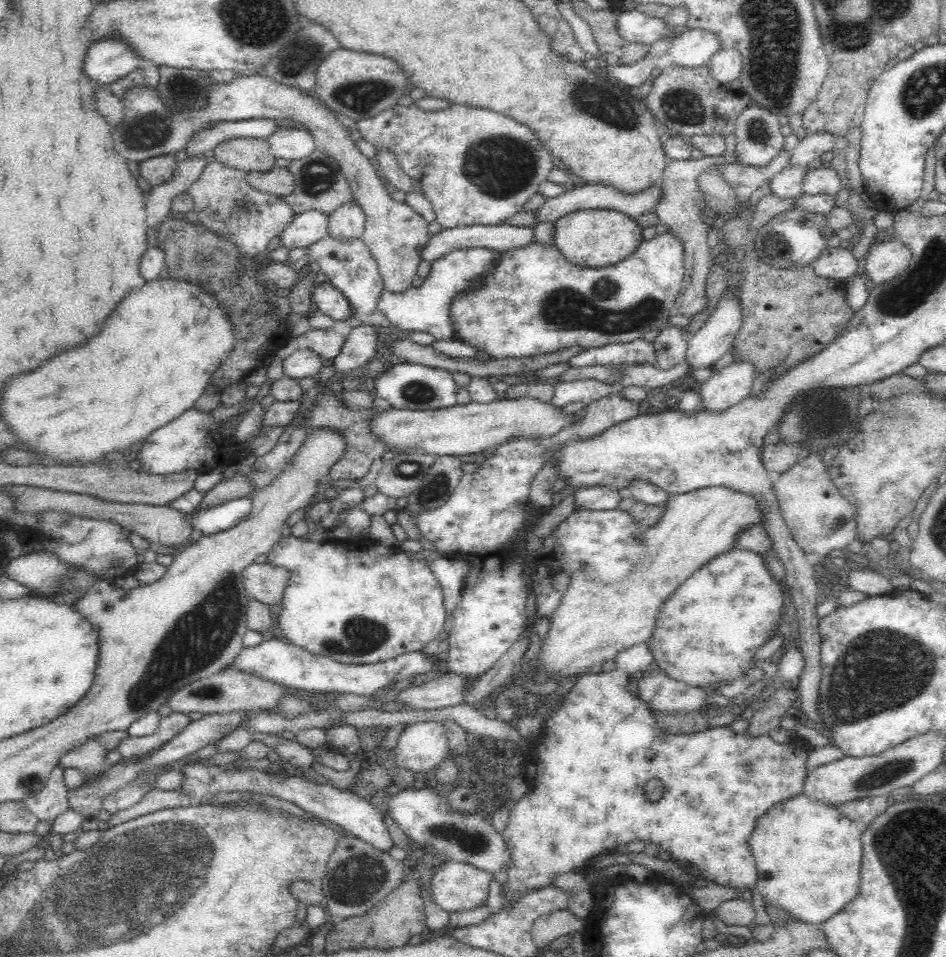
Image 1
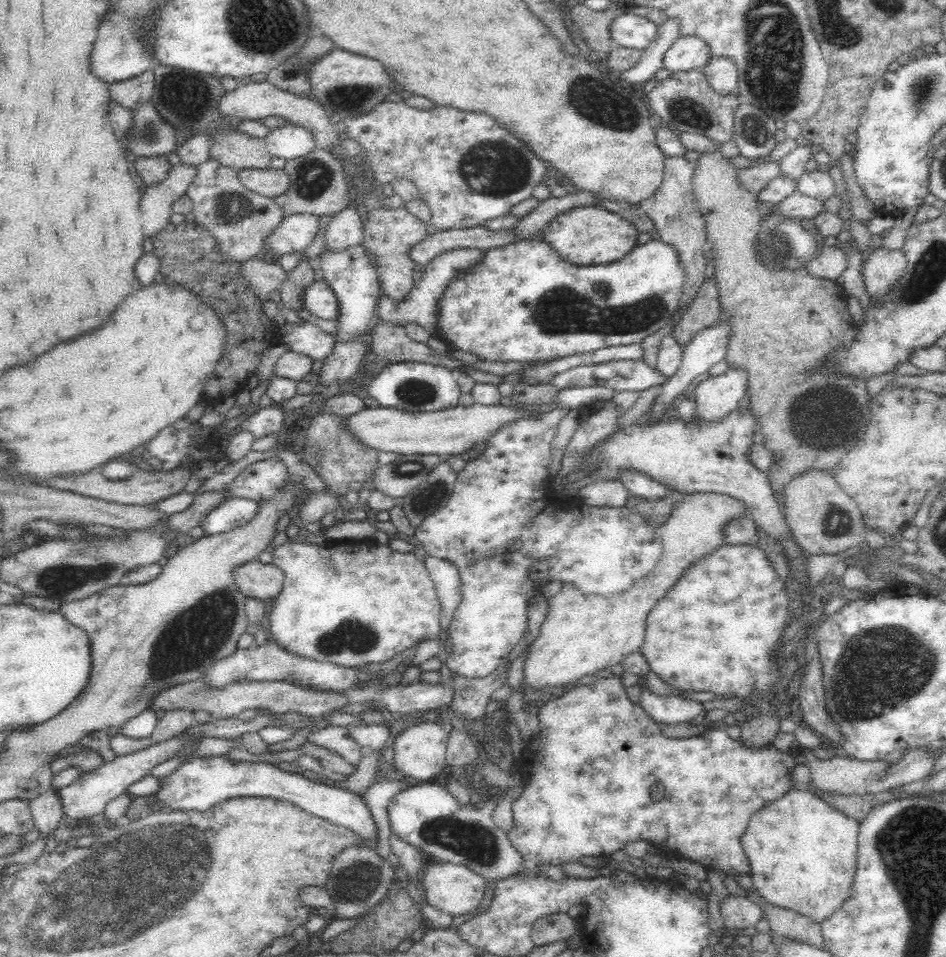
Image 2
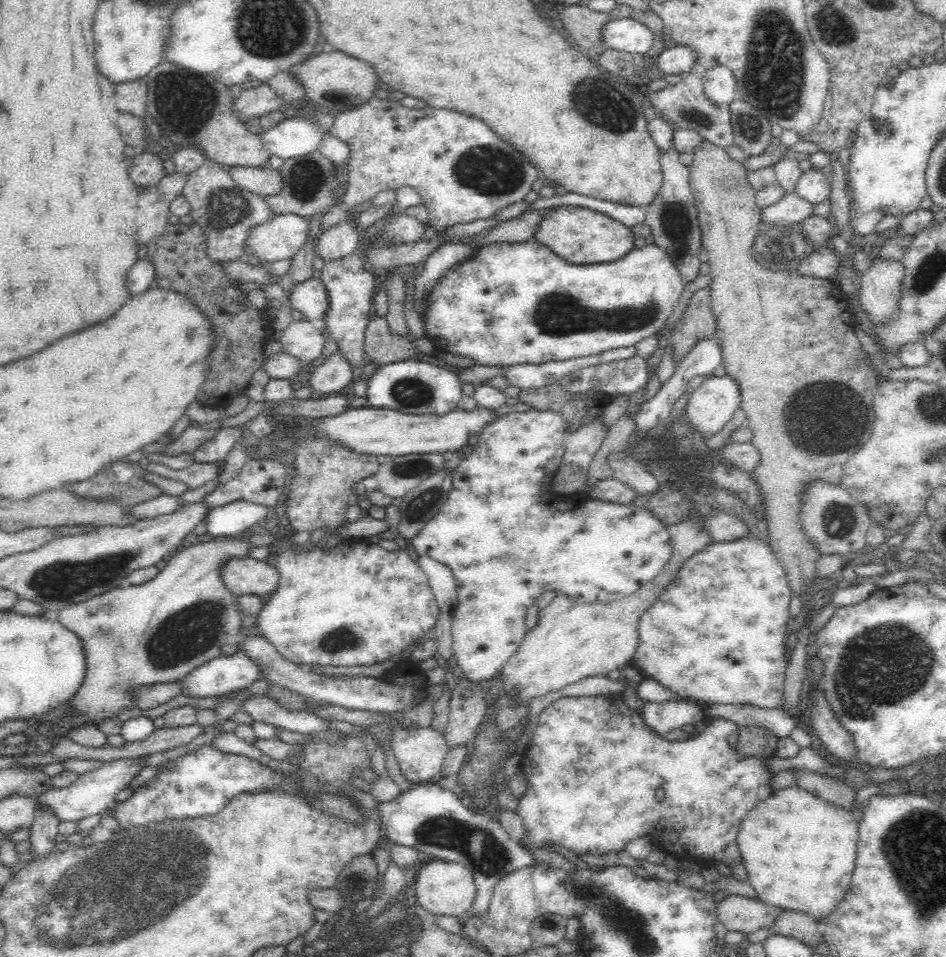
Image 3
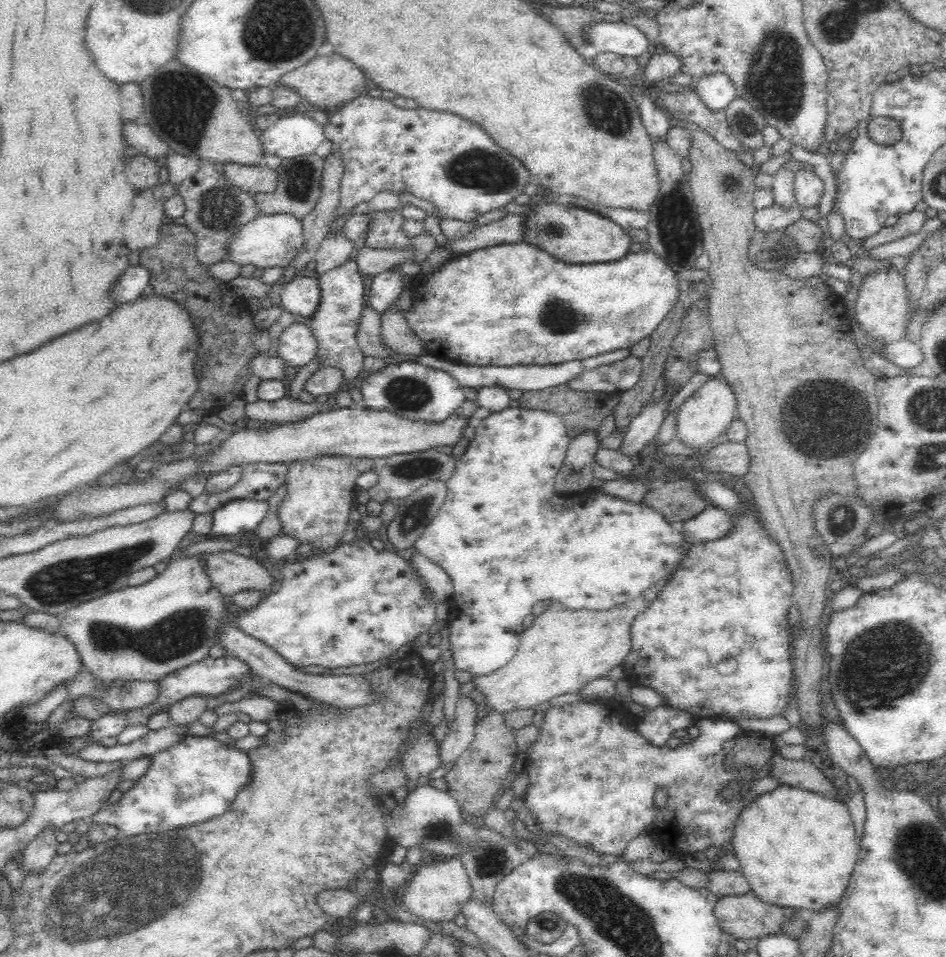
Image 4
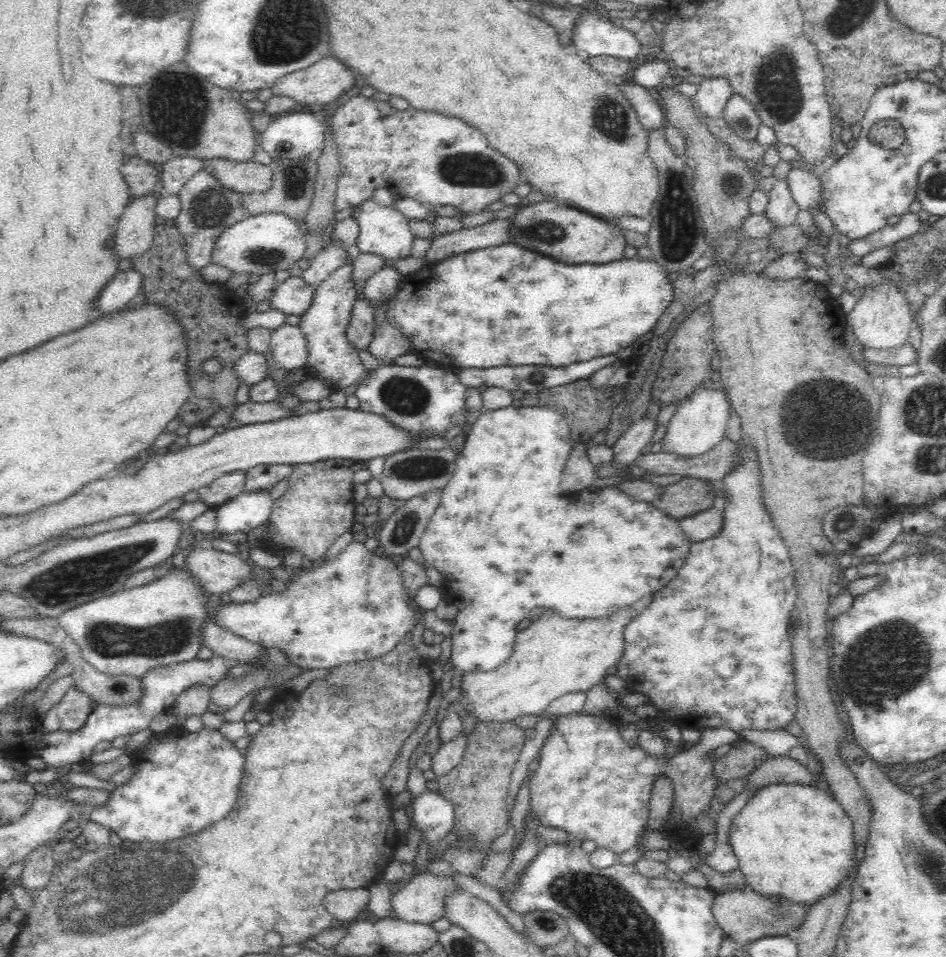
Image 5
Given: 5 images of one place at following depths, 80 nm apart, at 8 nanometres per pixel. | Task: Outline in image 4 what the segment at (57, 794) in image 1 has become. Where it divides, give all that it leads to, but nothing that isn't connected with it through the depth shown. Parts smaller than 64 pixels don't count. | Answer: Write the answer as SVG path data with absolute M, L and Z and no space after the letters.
M49 827L45 829L38 837L29 842L26 850L23 852L23 861L21 867L26 874L30 872L40 872L44 868L48 868L48 864L52 862L56 853L56 829Z

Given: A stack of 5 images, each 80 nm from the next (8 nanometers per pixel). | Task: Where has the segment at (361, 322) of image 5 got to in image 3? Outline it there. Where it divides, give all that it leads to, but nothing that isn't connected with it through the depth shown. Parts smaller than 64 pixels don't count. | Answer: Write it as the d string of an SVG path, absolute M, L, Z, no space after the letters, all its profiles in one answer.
M371 316L364 332L364 351L369 361L385 365L396 361L426 355L420 353L410 339L394 335L386 320L380 316Z

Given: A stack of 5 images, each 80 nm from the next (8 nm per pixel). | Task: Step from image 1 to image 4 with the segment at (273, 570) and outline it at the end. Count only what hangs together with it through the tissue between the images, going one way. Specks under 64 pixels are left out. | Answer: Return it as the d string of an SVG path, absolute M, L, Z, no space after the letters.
M232 551L205 553L203 567L213 587L226 596L240 589L264 592L272 588L274 577L262 564Z

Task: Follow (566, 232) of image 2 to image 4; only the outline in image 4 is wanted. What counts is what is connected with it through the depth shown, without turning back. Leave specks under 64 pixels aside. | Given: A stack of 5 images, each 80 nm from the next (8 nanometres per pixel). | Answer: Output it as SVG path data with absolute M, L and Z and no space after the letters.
M543 203L533 208L524 219L523 241L549 252L569 264L606 263L628 254L631 237L619 224L594 210L570 204Z

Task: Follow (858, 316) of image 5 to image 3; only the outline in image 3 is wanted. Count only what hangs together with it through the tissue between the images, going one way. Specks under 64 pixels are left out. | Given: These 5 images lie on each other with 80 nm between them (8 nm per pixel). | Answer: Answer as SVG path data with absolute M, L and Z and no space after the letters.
M872 260L861 278L859 302L872 324L886 324L897 316L904 276L902 260Z

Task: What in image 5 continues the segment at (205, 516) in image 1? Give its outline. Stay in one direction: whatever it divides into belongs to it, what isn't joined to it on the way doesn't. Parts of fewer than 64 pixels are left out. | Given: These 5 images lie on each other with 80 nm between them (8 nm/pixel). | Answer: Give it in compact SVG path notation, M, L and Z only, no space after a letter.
M242 491L216 508L216 528L224 534L247 533L269 520L274 500L268 491Z

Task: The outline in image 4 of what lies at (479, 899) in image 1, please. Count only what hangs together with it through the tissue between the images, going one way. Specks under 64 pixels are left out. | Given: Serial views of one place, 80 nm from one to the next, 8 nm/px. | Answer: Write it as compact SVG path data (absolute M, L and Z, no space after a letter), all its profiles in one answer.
M452 857L446 862L424 865L414 872L412 880L410 879L410 884L402 896L401 904L403 906L401 908L406 908L408 912L432 923L439 924L443 920L459 920L461 904L472 897L473 892L470 878L462 861Z

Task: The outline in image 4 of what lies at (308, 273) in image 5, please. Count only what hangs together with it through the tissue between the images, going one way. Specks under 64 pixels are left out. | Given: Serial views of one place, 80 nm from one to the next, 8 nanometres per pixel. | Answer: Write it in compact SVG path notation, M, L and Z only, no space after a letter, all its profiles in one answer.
M336 226L320 243L315 256L315 278L319 280L326 272L339 268L348 259L353 258L355 251L353 241L346 238Z

